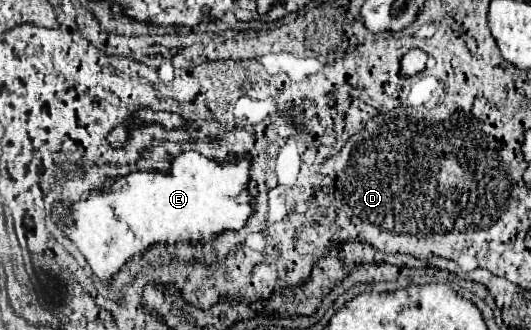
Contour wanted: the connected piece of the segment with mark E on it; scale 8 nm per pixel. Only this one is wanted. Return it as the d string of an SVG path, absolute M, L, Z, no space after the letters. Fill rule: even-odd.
M185 151L185 153L179 153L175 157L171 157L171 167L167 171L131 171L127 175L121 175L121 177L107 177L105 185L99 189L99 191L91 191L87 199L83 201L75 201L75 203L69 203L69 201L55 201L53 203L53 221L59 225L59 229L63 231L65 237L69 237L77 249L83 253L83 257L87 259L91 271L95 277L101 279L103 285L111 285L111 279L113 275L119 273L119 269L131 259L131 257L137 257L137 255L143 255L151 245L155 243L161 243L161 245L177 245L177 243L187 243L187 245L199 245L203 241L215 241L223 231L239 231L245 227L247 219L253 215L253 199L249 195L247 203L237 203L237 195L241 193L247 193L247 183L249 183L249 173L251 173L251 157L245 155L241 159L237 159L235 163L217 163L215 159L209 159L205 155L201 155L199 151Z

